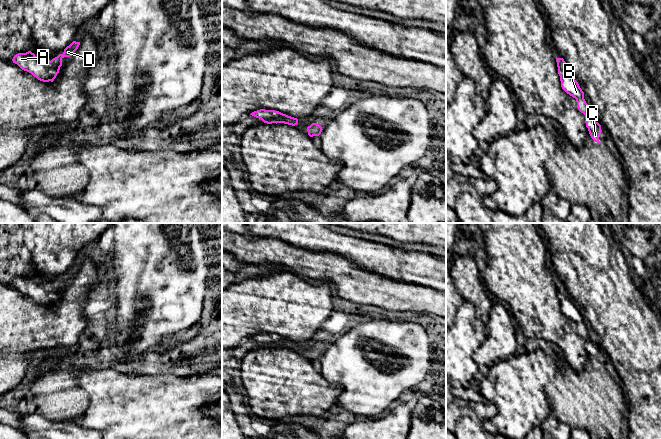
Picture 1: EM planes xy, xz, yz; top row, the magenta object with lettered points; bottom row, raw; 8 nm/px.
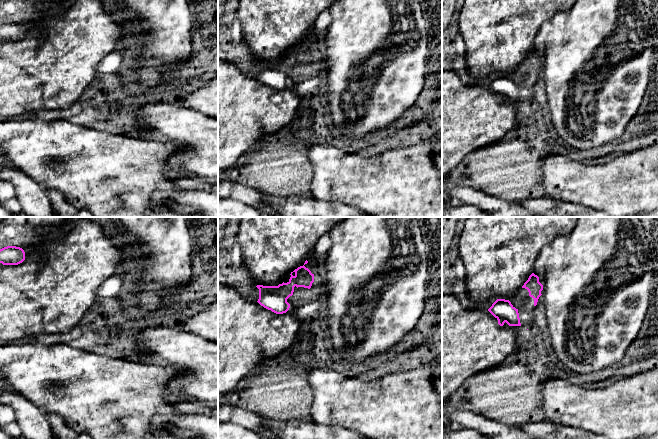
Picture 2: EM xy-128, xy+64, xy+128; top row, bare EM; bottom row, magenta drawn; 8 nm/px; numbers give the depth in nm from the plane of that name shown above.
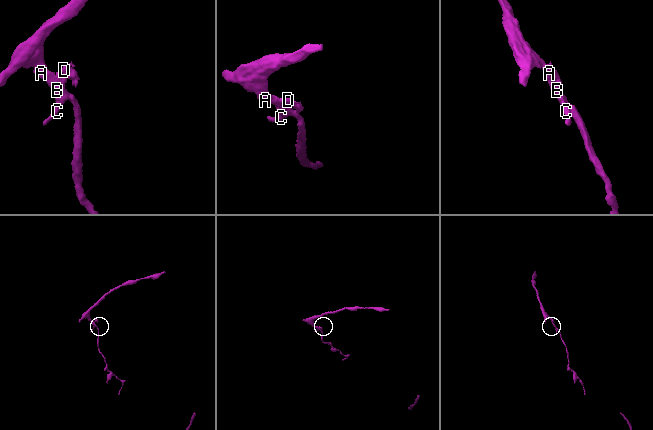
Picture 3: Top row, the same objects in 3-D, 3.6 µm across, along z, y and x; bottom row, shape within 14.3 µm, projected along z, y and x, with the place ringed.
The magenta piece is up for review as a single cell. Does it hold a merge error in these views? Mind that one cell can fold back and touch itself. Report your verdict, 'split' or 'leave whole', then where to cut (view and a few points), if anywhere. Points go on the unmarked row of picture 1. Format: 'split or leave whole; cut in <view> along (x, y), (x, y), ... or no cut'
leave whole; no cut

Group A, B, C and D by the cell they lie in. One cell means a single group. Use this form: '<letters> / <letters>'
A B C D

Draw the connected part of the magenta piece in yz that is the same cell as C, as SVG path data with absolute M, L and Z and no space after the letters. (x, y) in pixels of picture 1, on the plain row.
M556 282L556 286L562 313L576 323L578 334L585 339L586 351L588 352L591 362L600 368L599 361L602 356L601 349L592 342L589 329L584 323L584 316L572 300L564 283Z

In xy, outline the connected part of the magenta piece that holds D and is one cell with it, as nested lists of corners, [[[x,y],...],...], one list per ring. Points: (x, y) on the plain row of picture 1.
[[[73,265],[64,273],[62,278],[59,278],[51,285],[48,282],[38,282],[31,275],[16,278],[12,285],[22,294],[31,297],[38,304],[43,306],[53,306],[62,290],[62,283],[64,281],[72,280],[78,273],[79,269],[80,266]]]

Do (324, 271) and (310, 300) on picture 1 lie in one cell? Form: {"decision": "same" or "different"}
{"decision": "different"}

